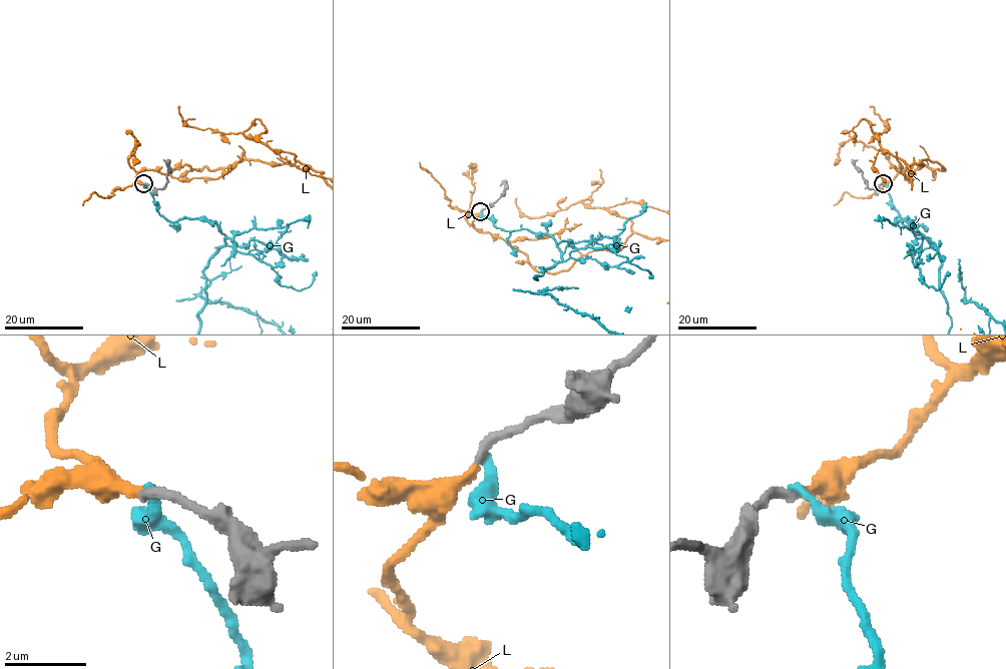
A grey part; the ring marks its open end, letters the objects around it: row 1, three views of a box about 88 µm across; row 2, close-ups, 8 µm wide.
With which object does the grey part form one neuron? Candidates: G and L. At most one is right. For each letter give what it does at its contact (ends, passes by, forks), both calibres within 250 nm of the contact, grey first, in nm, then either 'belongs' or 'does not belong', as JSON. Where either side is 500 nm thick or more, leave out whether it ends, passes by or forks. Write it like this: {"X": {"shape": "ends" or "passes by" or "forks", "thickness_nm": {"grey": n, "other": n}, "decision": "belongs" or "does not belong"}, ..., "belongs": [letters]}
{"G": {"shape": "ends", "thickness_nm": {"grey": 240, "other": 240}, "decision": "does not belong"}, "L": {"shape": "ends", "thickness_nm": {"grey": 240, "other": 280}, "decision": "belongs"}, "belongs": ["L"]}

